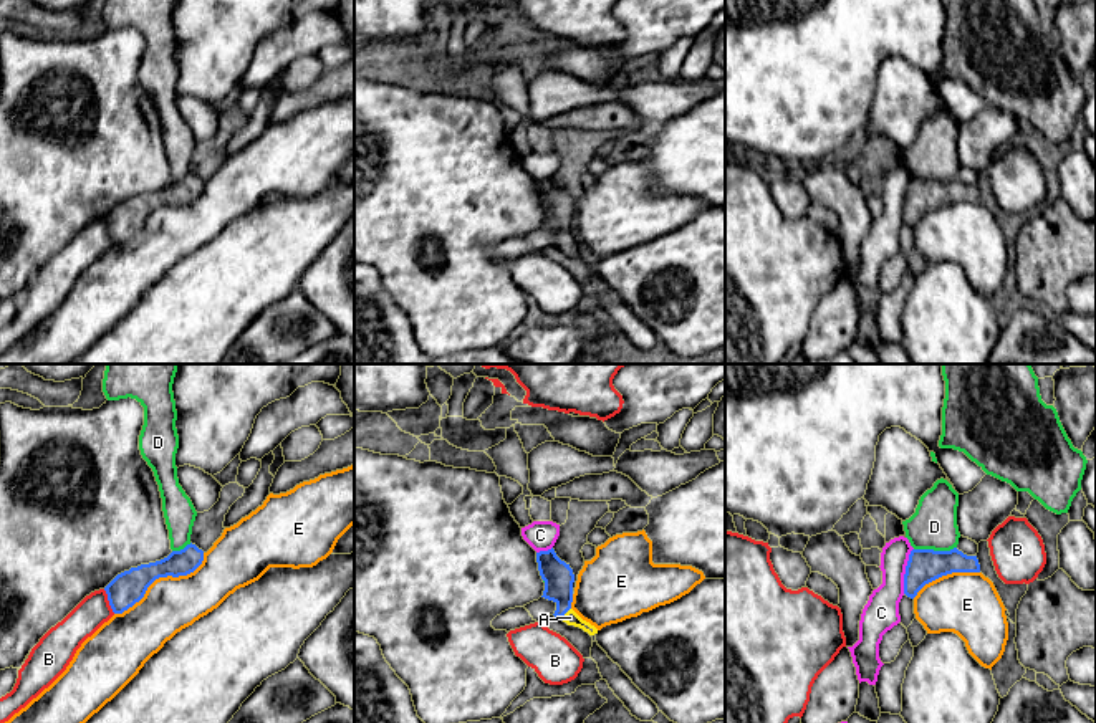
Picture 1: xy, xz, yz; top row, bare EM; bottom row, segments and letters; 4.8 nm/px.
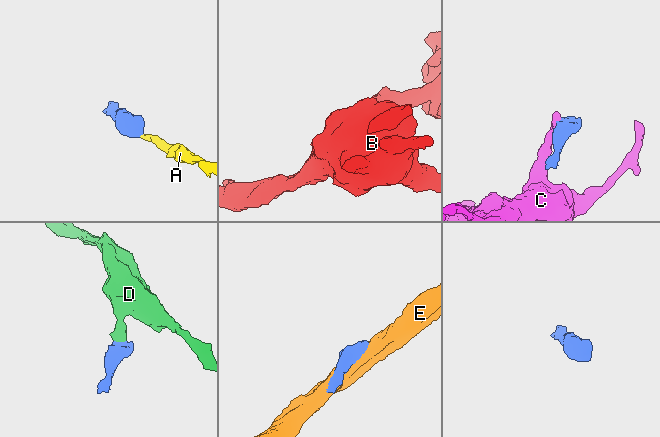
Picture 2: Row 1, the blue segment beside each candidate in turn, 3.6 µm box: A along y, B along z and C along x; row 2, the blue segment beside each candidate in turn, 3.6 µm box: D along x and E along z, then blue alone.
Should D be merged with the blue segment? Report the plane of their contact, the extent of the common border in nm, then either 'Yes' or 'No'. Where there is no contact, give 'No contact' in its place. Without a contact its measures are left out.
Touches blue in yz. Shared border 200 nm. No

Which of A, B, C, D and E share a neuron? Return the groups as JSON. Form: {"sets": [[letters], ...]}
{"sets": [["A"], ["B"], ["C"], ["D"], ["E"]]}

